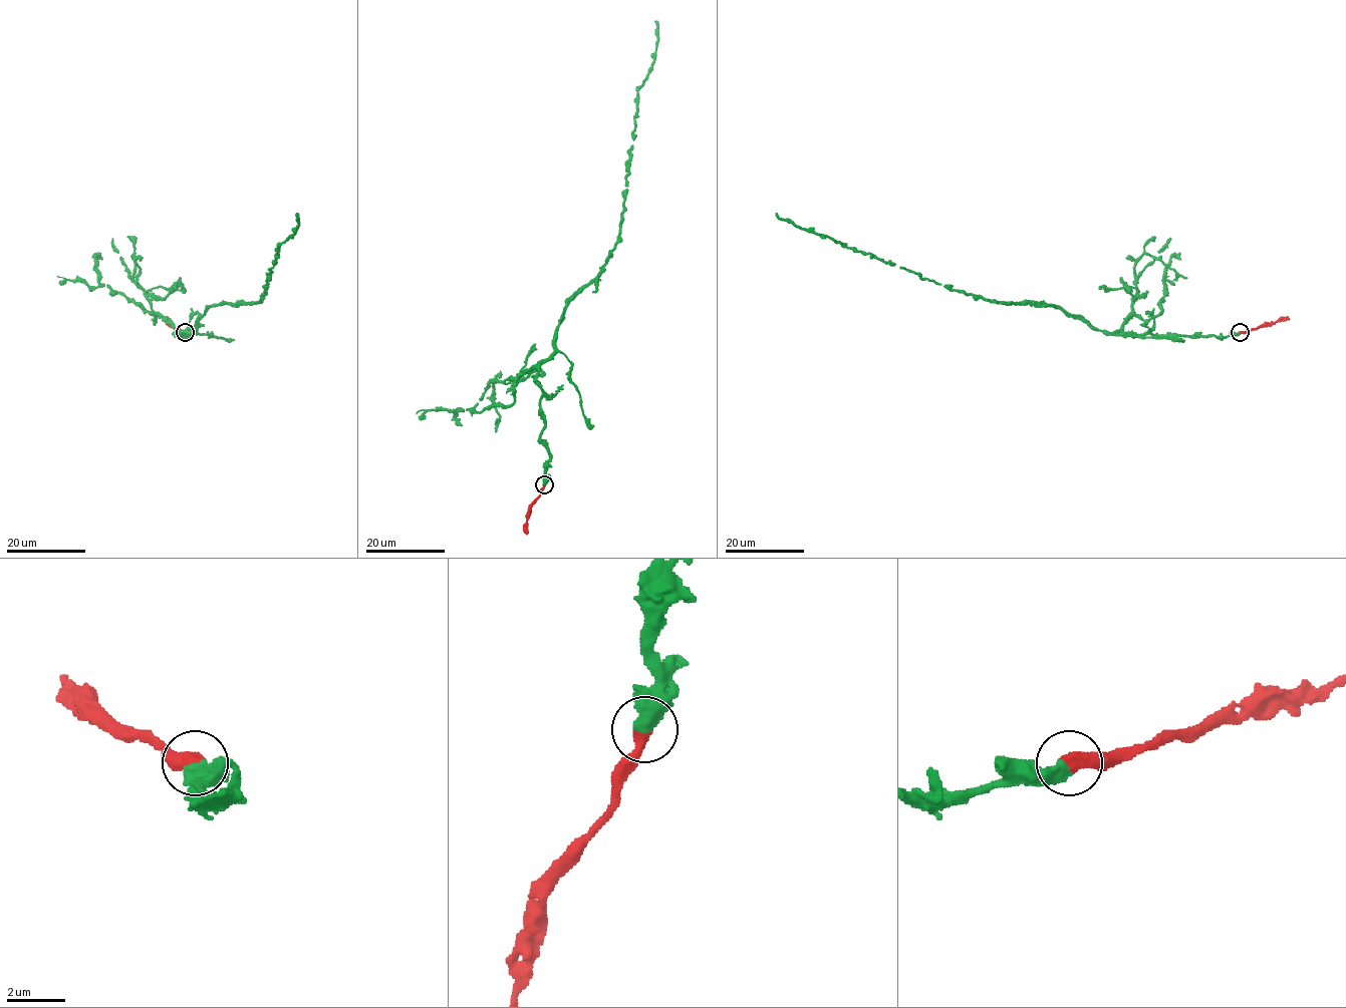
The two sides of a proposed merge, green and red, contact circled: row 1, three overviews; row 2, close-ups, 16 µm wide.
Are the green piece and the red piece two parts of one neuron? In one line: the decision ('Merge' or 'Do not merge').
Merge

